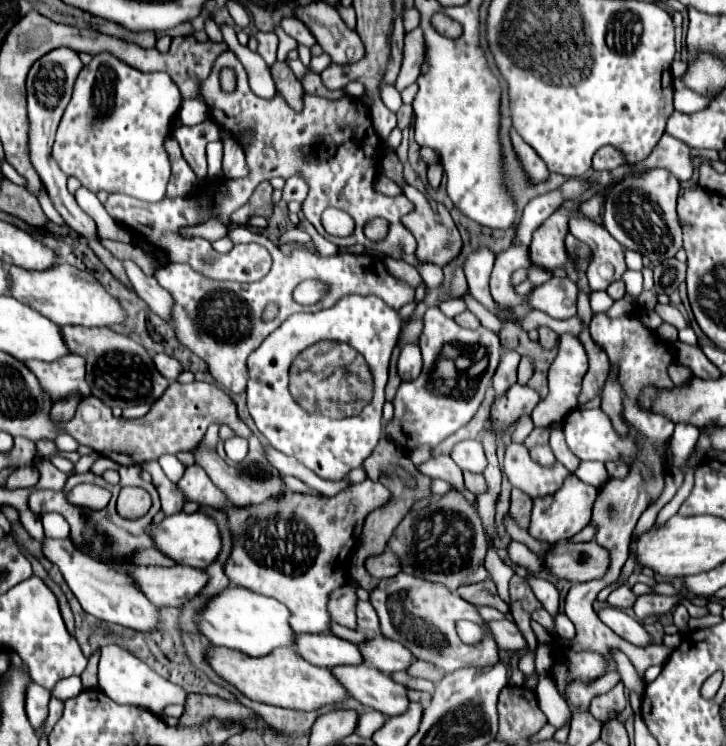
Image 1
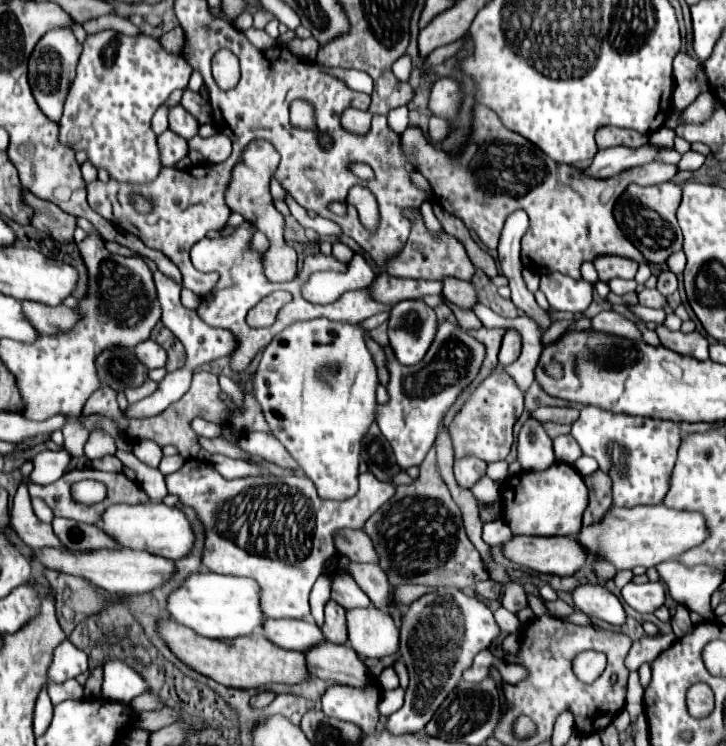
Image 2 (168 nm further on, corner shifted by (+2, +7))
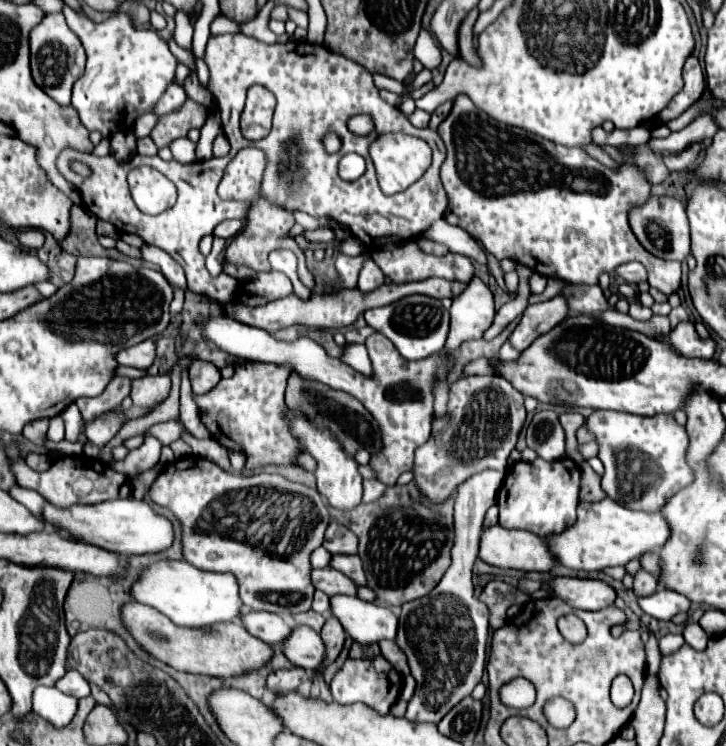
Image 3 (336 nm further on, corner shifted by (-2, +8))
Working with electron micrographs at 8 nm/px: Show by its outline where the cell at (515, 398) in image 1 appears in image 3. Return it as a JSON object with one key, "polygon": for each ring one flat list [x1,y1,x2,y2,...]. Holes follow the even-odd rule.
{"polygon":[[464,376,460,378,450,388,450,402,448,402,446,418,434,420,430,440,416,450,416,462,414,462,416,484,432,502,442,502,468,476,482,472,486,468,506,470,508,456,516,446,516,438,524,426,524,420,526,420,524,396,506,378,502,376]]}

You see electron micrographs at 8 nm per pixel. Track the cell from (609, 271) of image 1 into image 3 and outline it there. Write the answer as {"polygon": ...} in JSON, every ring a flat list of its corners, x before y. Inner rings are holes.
{"polygon":[[628,262,616,268,616,274,630,284,640,284,646,280,646,268,640,262]]}

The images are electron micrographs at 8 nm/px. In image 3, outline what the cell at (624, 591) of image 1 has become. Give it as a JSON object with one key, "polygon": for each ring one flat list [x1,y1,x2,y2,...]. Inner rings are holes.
{"polygon":[[660,588,650,596,640,596,638,604,648,616,656,620,670,620,674,614,686,612,690,608,690,600,686,596,668,588]]}

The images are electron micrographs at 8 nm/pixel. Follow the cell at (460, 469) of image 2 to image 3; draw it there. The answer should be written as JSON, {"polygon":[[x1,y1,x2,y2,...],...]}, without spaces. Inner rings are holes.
{"polygon":[[482,470,474,476,470,476,466,482,462,482,456,488,454,494,454,532,456,532,456,542,452,548,452,566,446,570,438,586,422,598,416,598,412,602,406,602,400,612,400,626,398,626,398,636,396,644,400,650,408,656,408,664,412,670,412,676,416,680,416,690,412,700,408,702,406,718,410,722,432,722,438,724,442,716,456,706,464,696,468,696,474,686,480,682,482,672,484,672,484,662,486,662,486,642,488,642,488,608,484,602,480,602,474,596,474,584,472,584,472,564,478,556,478,538,482,536,482,520,486,510,496,502,498,488,502,486,504,472,496,470]]}

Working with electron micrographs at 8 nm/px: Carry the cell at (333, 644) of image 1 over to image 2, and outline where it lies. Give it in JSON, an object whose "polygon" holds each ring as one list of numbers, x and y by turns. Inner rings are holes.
{"polygon":[[264,619,262,629,274,645,292,651,306,651,324,641,316,623,304,619]]}

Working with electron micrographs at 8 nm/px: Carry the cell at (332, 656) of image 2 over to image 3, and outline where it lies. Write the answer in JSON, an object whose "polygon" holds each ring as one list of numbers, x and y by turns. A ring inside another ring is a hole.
{"polygon":[[296,626,284,642,284,654,294,666,302,666,308,672,320,670,326,660,326,646,318,632,308,626]]}

